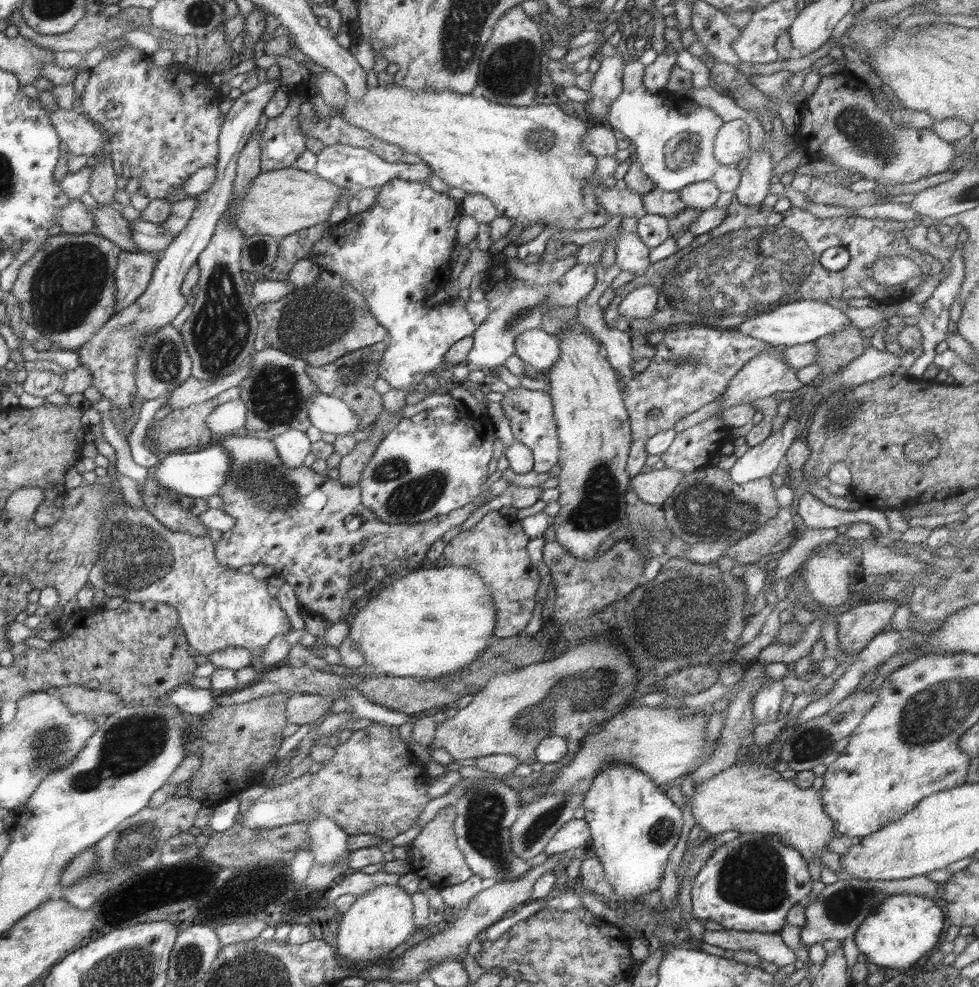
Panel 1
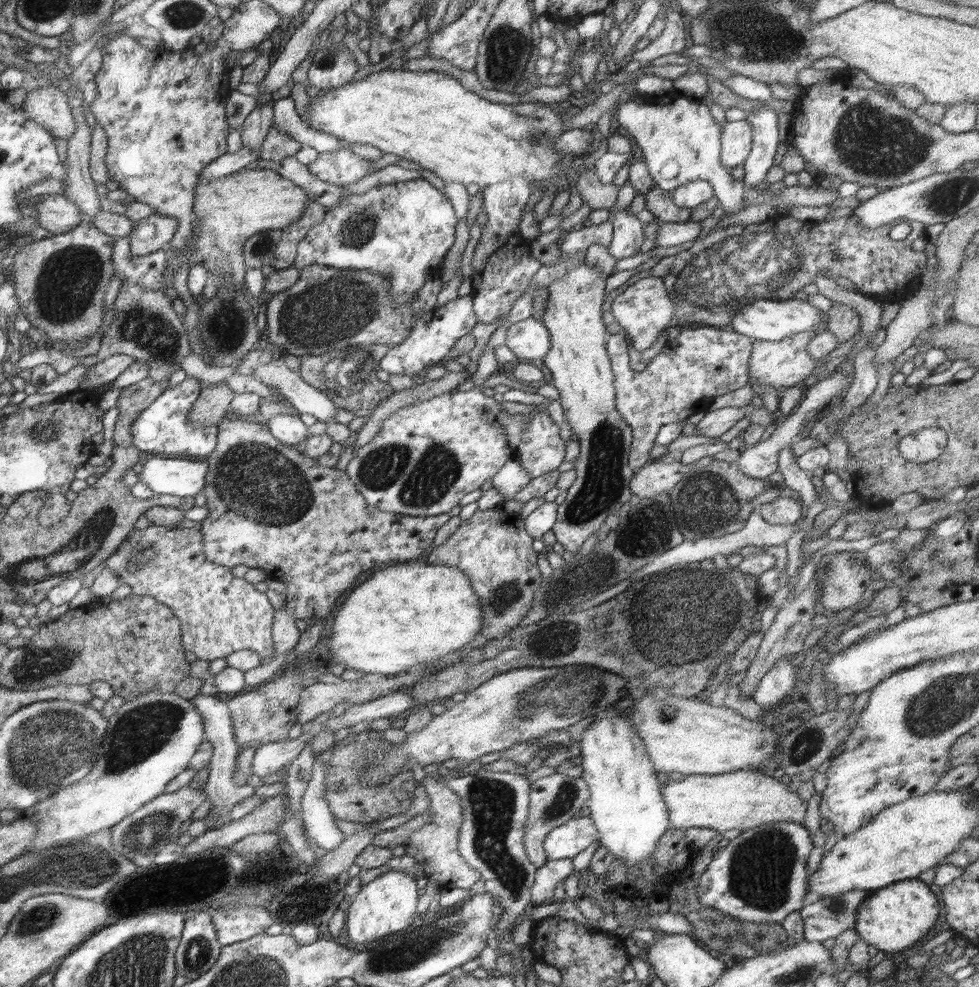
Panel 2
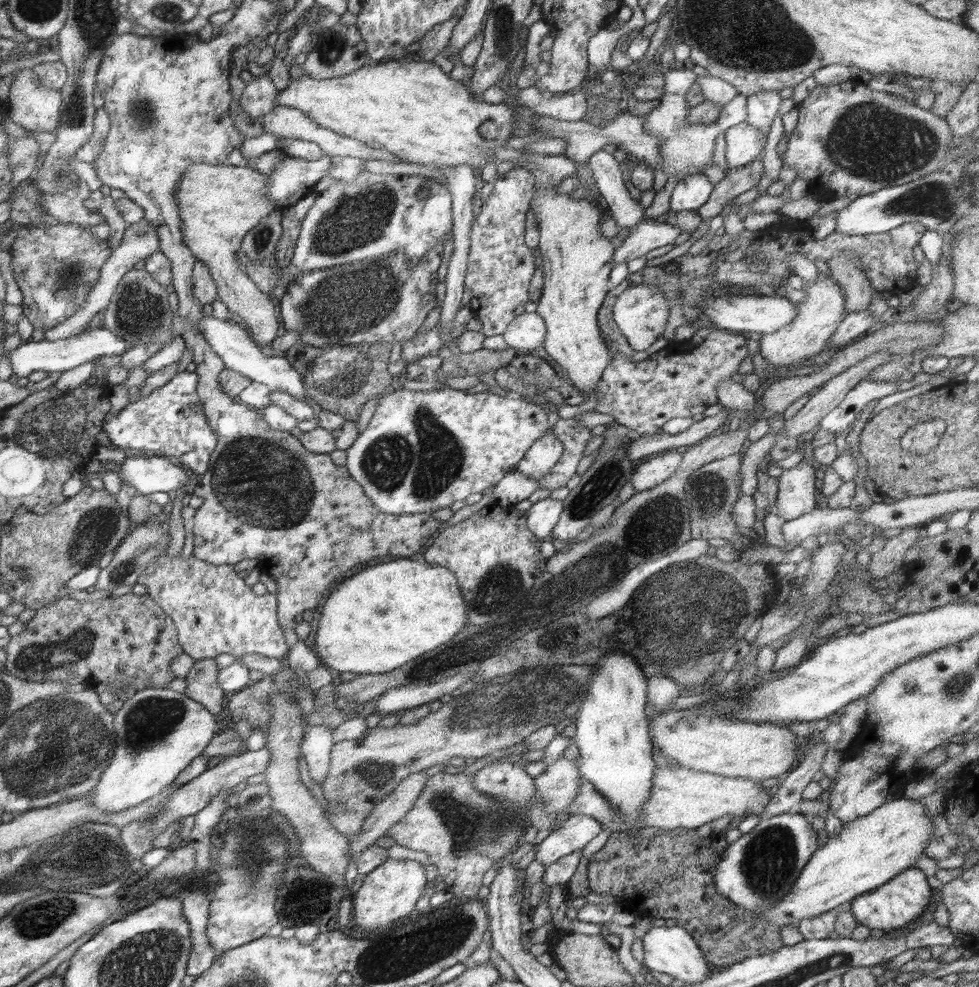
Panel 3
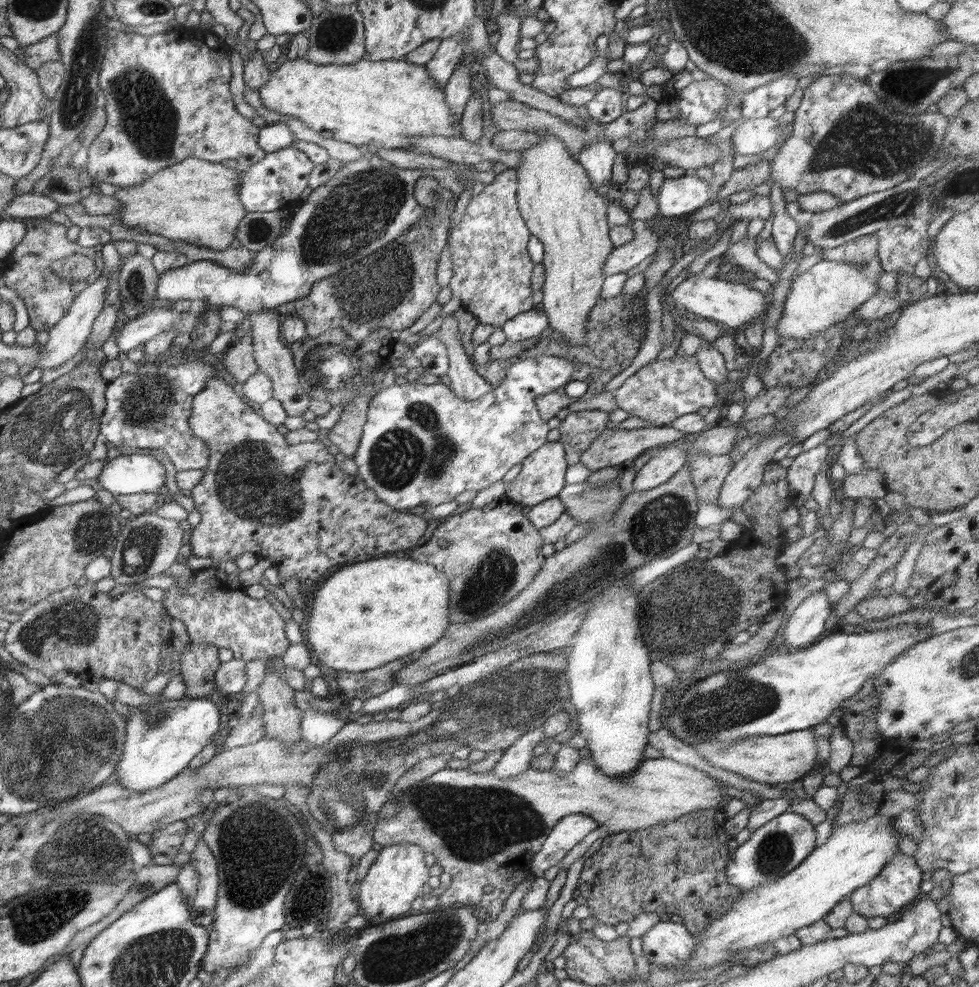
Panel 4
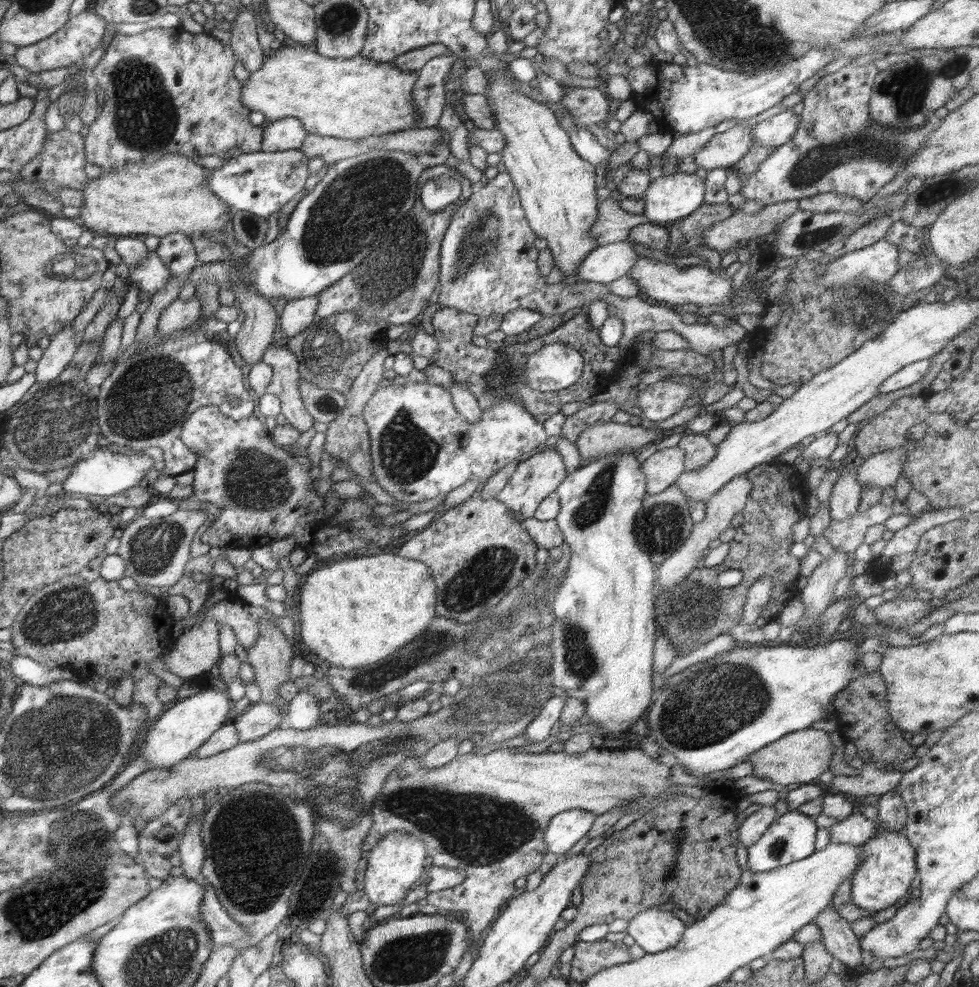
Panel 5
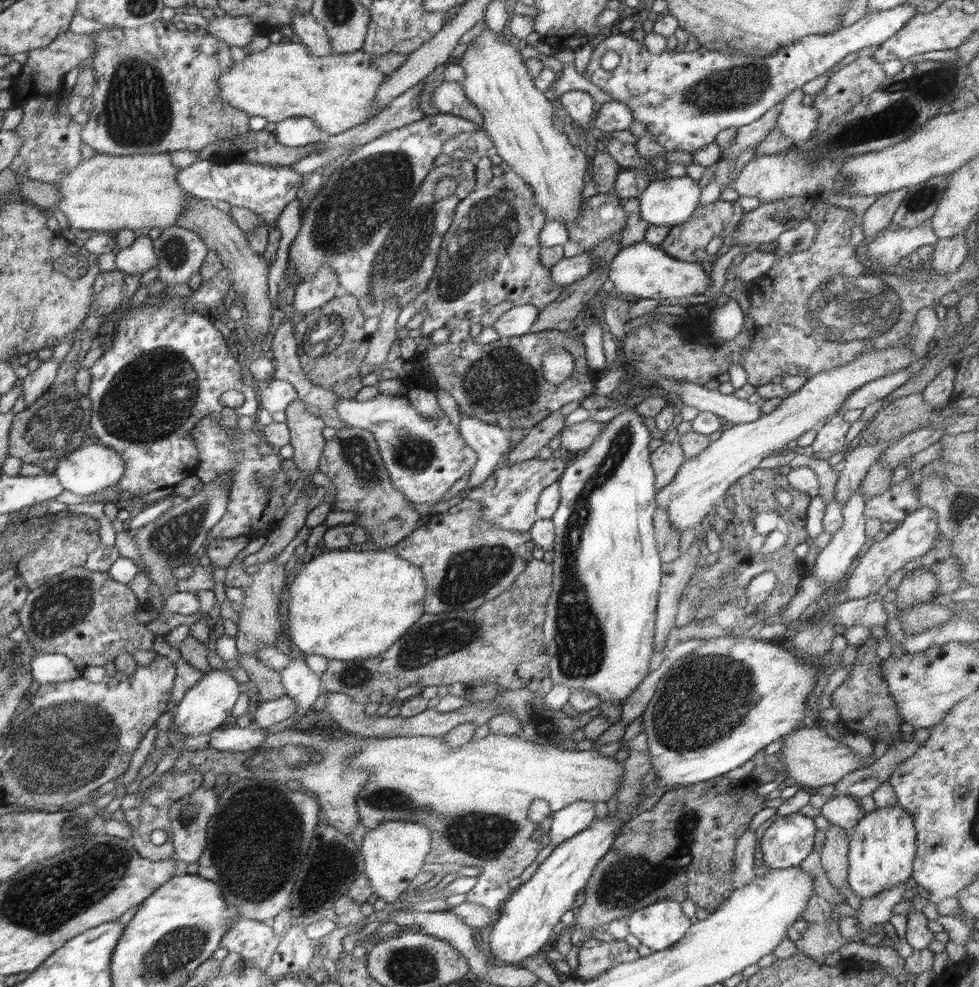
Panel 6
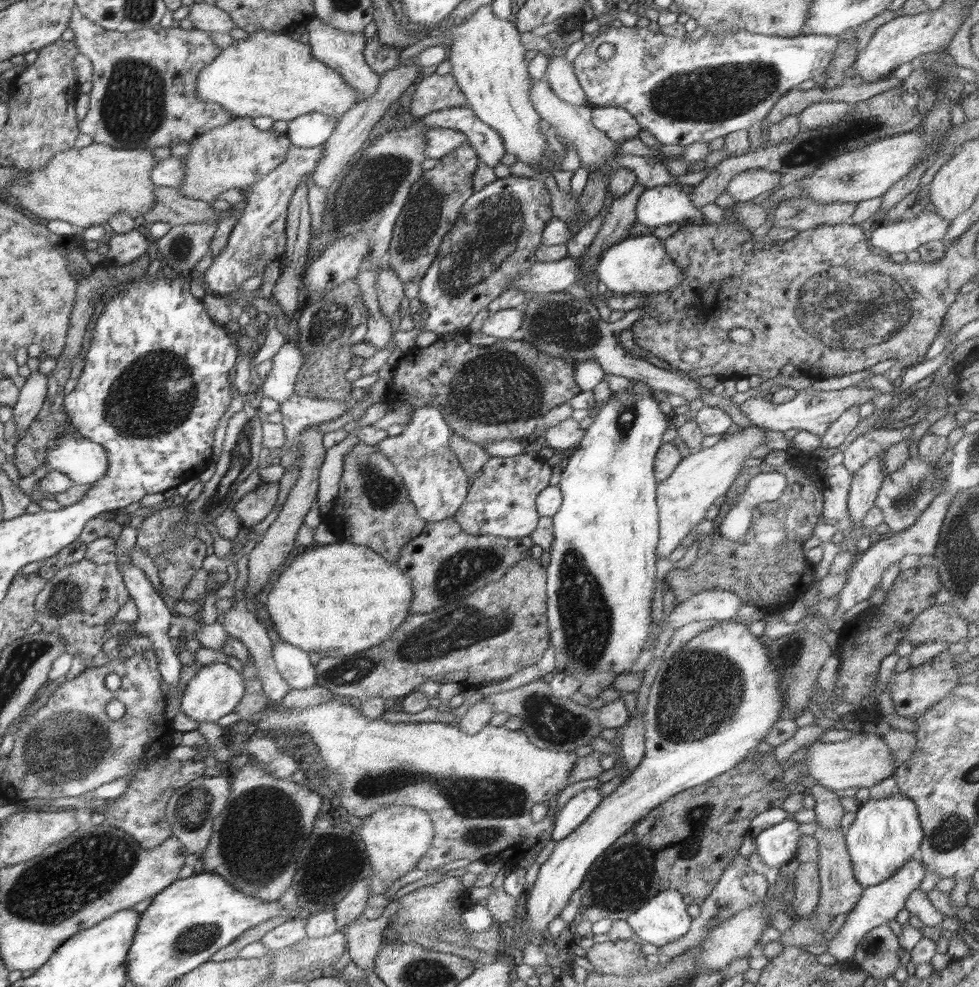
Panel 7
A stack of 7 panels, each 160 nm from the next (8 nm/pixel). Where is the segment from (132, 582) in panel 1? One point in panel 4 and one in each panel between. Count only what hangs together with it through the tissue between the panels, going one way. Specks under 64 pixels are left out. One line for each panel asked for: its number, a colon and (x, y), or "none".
2: (220, 613)
3: (215, 611)
4: (214, 607)

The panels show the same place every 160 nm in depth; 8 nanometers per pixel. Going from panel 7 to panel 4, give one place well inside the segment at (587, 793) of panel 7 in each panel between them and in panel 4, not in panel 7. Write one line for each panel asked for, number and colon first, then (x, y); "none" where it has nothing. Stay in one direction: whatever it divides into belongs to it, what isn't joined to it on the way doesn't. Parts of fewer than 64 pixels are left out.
4: (568, 831)
5: (565, 829)
6: (572, 820)

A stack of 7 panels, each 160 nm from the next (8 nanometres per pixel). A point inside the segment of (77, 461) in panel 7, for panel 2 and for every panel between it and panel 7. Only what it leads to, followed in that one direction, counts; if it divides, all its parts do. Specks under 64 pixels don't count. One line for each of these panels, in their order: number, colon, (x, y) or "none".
2: (181, 478)
3: (147, 473)
4: (126, 474)
5: (104, 473)
6: (90, 469)

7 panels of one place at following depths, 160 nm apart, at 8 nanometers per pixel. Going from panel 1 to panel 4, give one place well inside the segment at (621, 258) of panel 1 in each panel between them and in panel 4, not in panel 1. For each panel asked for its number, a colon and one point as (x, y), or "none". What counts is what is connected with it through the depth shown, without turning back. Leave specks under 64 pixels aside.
2: (628, 235)
3: (627, 212)
4: (597, 158)

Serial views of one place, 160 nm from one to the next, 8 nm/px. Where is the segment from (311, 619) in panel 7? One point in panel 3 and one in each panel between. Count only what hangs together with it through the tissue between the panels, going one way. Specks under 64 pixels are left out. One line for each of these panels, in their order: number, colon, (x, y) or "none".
3: (379, 619)
4: (363, 616)
5: (354, 612)
6: (343, 605)

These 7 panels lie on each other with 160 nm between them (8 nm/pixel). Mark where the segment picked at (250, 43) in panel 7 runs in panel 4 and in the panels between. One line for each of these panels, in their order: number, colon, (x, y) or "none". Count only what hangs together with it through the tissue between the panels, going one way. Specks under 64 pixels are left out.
4: (384, 103)
5: (351, 99)
6: (338, 92)

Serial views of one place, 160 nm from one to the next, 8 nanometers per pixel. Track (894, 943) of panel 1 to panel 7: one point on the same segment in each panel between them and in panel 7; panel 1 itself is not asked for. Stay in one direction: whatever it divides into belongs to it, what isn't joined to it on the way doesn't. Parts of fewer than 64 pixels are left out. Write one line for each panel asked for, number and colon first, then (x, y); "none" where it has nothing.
2: (892, 919)
3: (901, 900)
4: (898, 884)
5: (888, 866)
6: (882, 847)
7: (886, 833)

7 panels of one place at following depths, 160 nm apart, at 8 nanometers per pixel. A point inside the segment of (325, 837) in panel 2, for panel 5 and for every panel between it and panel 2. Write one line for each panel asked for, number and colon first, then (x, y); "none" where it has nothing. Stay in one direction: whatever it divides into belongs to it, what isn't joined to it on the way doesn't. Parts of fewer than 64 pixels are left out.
3: (316, 747)
4: (317, 728)
5: (302, 713)

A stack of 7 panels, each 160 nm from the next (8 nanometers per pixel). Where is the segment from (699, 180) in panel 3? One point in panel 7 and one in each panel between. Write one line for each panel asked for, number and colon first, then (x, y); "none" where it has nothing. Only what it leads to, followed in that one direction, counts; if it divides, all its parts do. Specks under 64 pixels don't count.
4: (678, 196)
5: (669, 198)
6: (671, 201)
7: (660, 205)

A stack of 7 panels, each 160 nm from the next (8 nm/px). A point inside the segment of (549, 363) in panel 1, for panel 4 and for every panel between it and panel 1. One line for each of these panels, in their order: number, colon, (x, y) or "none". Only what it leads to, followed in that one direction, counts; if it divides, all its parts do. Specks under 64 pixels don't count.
2: (529, 339)
3: (526, 332)
4: (533, 323)

